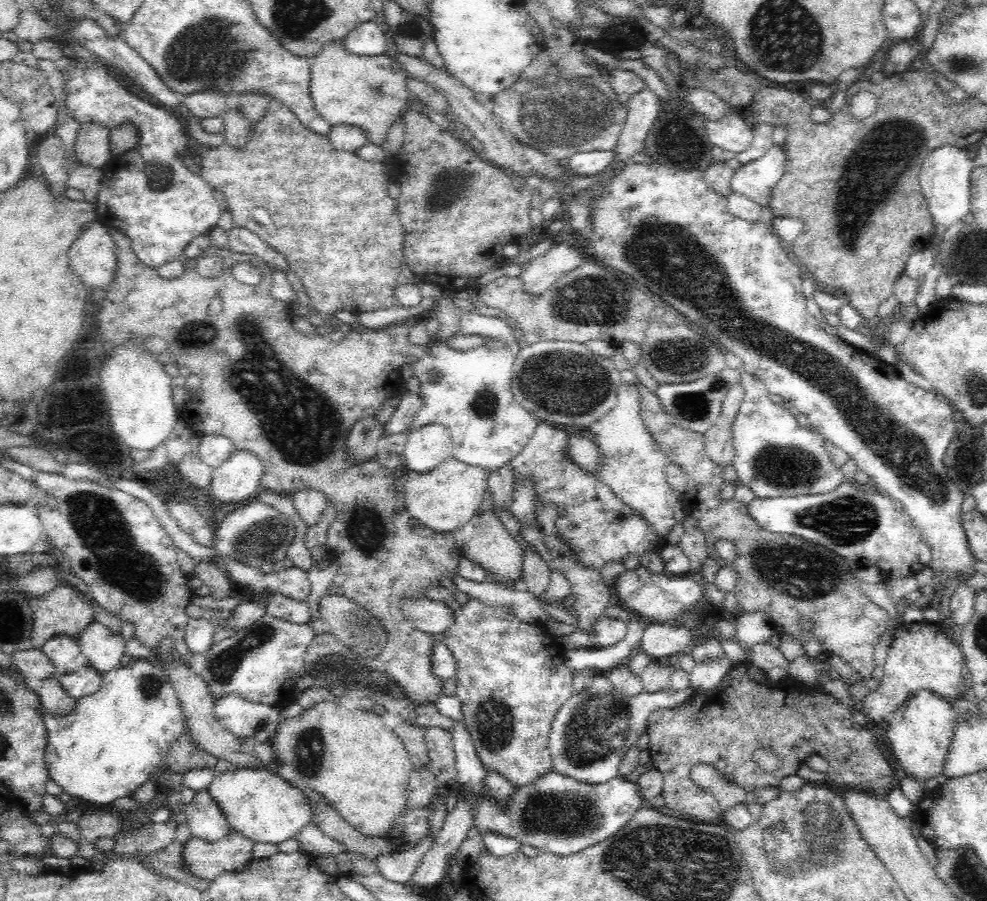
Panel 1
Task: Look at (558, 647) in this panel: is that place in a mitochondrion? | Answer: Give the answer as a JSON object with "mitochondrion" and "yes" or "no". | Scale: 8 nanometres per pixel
{"mitochondrion":"no"}

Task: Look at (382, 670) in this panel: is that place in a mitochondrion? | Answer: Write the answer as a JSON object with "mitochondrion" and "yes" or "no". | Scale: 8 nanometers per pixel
{"mitochondrion":"no"}

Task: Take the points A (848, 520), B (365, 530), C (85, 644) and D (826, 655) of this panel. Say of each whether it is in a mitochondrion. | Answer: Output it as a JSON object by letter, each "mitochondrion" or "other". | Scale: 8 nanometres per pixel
{"A":"mitochondrion","B":"mitochondrion","C":"other","D":"other"}

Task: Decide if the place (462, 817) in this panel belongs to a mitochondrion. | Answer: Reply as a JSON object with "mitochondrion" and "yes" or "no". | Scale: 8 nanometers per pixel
{"mitochondrion":"no"}

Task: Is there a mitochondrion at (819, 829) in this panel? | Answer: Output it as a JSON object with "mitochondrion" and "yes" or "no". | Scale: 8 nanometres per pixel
{"mitochondrion":"yes"}

